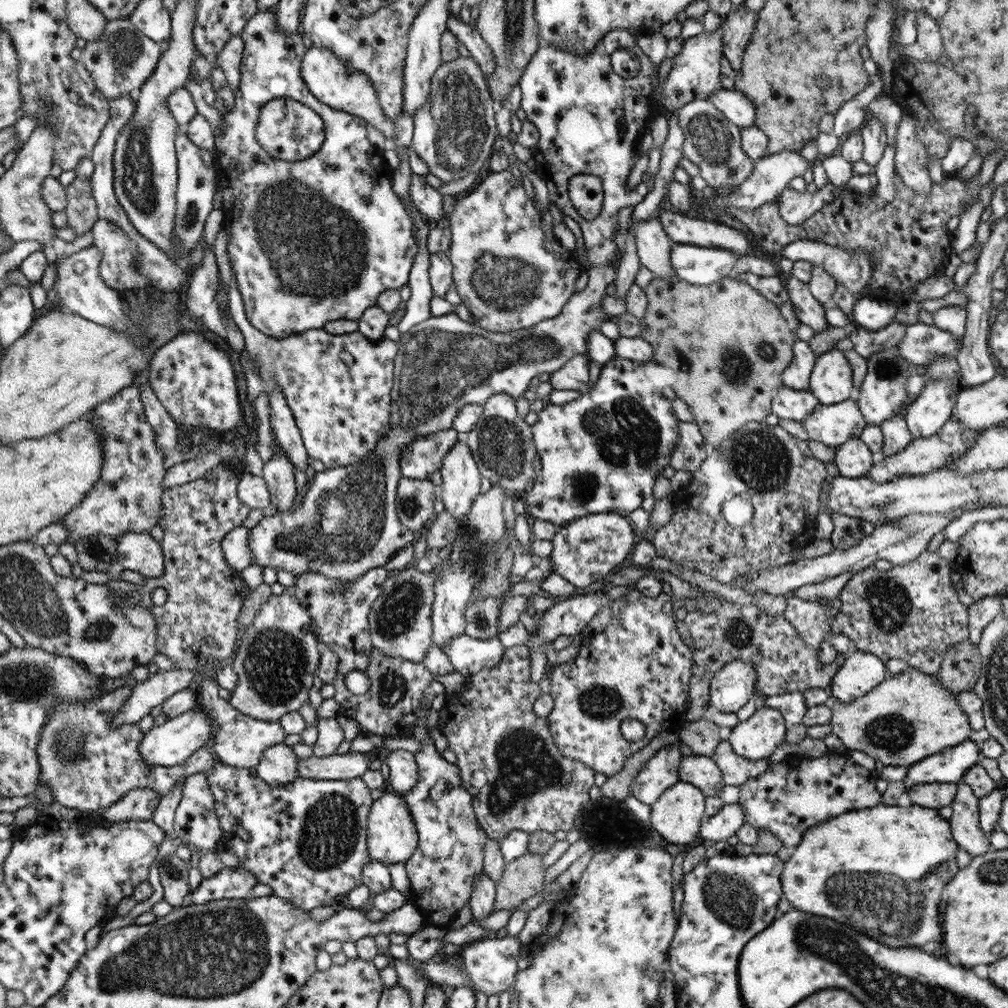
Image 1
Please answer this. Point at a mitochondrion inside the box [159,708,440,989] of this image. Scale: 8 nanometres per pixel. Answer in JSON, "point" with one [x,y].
{"point":[329,828]}

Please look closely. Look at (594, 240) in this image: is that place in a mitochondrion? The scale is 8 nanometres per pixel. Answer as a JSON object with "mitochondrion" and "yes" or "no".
{"mitochondrion":"no"}

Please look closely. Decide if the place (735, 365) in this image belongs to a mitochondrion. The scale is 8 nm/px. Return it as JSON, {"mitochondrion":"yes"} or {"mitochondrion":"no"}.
{"mitochondrion":"yes"}

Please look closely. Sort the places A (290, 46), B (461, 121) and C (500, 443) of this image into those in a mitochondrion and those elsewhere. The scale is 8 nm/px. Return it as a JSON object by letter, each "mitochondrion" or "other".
{"A":"other","B":"mitochondrion","C":"mitochondrion"}

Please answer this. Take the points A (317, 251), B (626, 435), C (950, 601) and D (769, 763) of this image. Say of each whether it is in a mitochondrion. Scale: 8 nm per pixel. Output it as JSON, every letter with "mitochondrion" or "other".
{"A":"mitochondrion","B":"mitochondrion","C":"other","D":"other"}

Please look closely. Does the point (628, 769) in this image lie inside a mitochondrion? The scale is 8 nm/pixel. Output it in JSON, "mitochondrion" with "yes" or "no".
{"mitochondrion":"no"}

